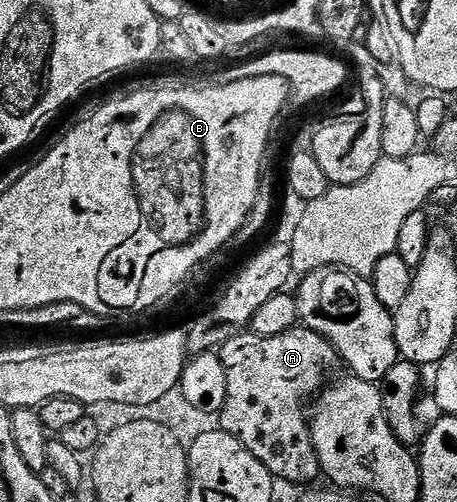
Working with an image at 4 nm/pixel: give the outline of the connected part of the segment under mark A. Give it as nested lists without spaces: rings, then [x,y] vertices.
[[[300,324],[293,330],[281,332],[281,336],[268,338],[240,332],[221,347],[218,355],[221,364],[225,364],[225,378],[229,380],[225,404],[217,415],[218,425],[229,436],[241,440],[241,444],[245,444],[245,448],[249,448],[249,452],[253,452],[253,456],[257,456],[257,460],[261,460],[261,464],[265,464],[280,483],[318,479],[321,474],[319,457],[311,439],[309,410],[303,407],[303,398],[314,399],[328,381],[327,370],[333,369],[335,362],[337,366],[337,355],[331,341]]]

